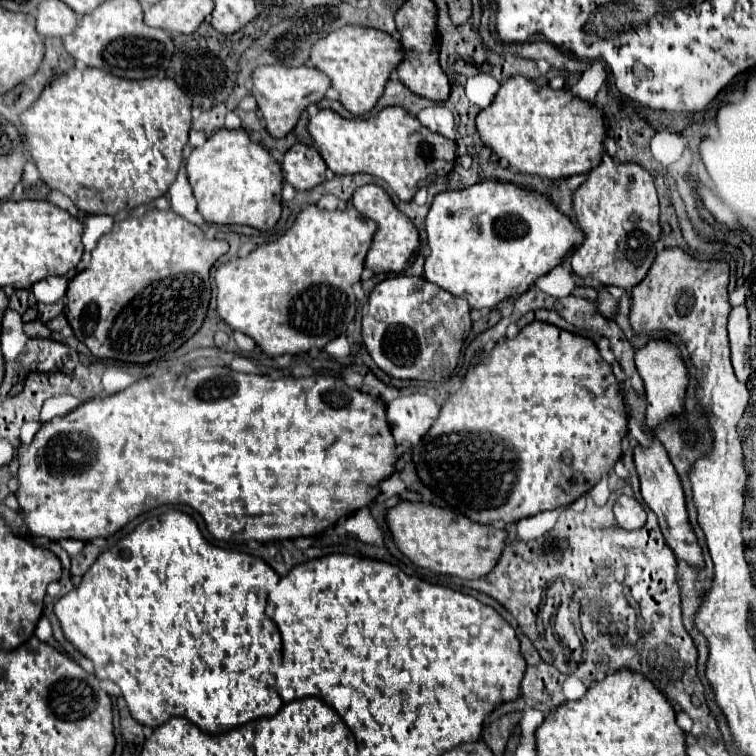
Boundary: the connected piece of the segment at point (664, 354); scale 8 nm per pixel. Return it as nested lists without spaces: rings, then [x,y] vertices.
[[[650,341],[644,349],[636,351],[636,369],[646,387],[646,425],[654,429],[662,421],[682,411],[684,389],[688,383],[686,367],[680,359],[680,351],[664,341]]]

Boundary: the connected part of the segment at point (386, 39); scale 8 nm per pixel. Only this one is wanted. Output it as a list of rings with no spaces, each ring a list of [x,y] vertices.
[[[346,25],[338,31],[328,33],[322,37],[310,51],[310,63],[326,73],[332,81],[332,87],[340,95],[340,103],[354,115],[368,113],[376,101],[380,99],[384,85],[390,77],[390,73],[396,69],[396,65],[402,59],[402,47],[392,35],[370,29],[370,27],[356,27]]]

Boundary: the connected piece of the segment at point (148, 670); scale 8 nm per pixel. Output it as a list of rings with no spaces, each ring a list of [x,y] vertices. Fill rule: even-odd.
[[[168,511],[166,515],[152,517],[146,523],[138,525],[130,535],[122,537],[114,547],[100,553],[98,559],[94,561],[94,565],[84,573],[80,585],[54,603],[54,613],[62,625],[64,637],[84,657],[92,659],[96,677],[110,679],[122,689],[122,695],[128,703],[130,715],[138,723],[156,729],[156,727],[164,725],[172,715],[184,715],[186,719],[196,723],[204,733],[224,733],[224,731],[230,731],[232,727],[240,727],[252,719],[272,717],[284,705],[280,695],[276,693],[276,683],[274,683],[276,672],[282,663],[282,639],[280,639],[280,631],[274,625],[274,621],[270,617],[266,617],[266,613],[264,613],[266,603],[260,597],[260,595],[268,595],[268,589],[272,587],[272,583],[274,585],[278,583],[278,575],[262,559],[210,545],[202,537],[202,533],[192,517],[188,517],[180,511]]]

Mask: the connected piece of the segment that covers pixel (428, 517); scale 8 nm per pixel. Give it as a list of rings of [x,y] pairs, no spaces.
[[[400,501],[396,507],[386,511],[386,523],[394,545],[414,565],[442,575],[456,575],[460,579],[484,577],[496,565],[496,559],[500,557],[506,539],[504,529],[472,523],[464,515],[444,511],[430,503]]]

